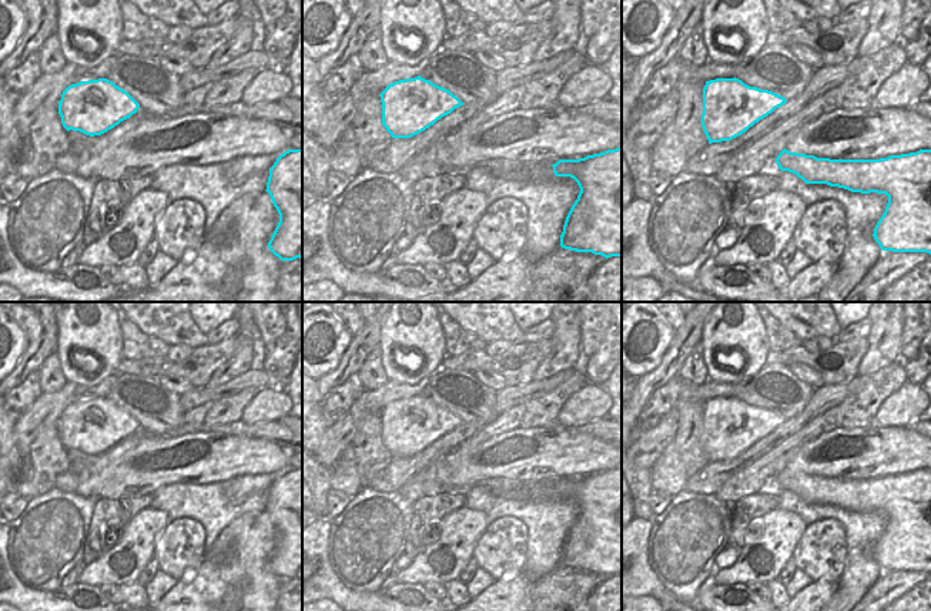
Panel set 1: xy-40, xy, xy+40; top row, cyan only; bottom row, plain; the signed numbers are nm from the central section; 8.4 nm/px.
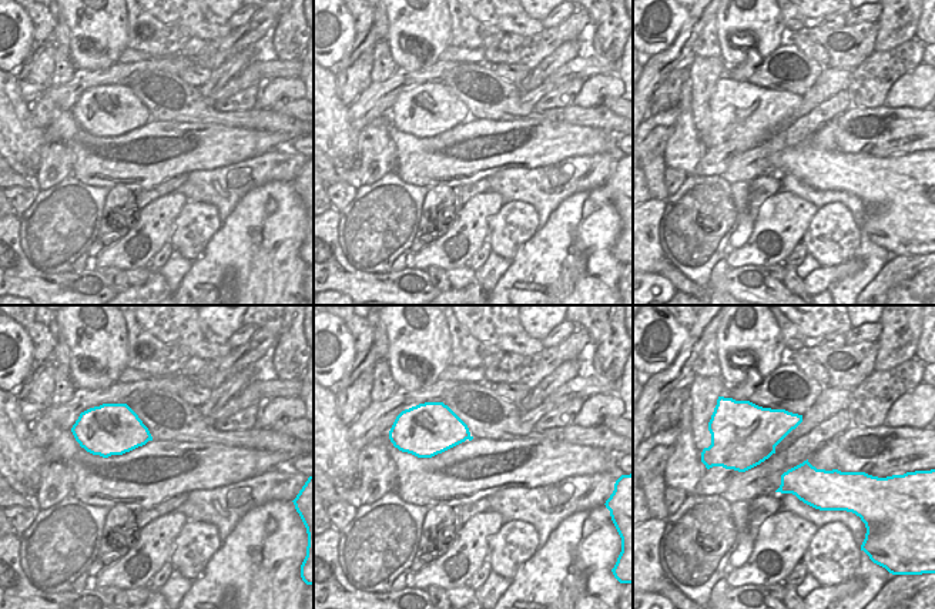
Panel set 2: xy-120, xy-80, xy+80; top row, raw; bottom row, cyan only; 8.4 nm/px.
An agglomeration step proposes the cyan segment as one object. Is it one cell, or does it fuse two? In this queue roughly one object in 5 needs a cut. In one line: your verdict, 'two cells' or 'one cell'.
one cell

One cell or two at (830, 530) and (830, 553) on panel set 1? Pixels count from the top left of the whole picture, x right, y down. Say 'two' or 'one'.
one

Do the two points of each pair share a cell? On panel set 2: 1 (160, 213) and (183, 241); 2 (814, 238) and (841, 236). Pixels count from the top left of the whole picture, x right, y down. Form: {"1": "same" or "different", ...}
{"1": "different", "2": "same"}

